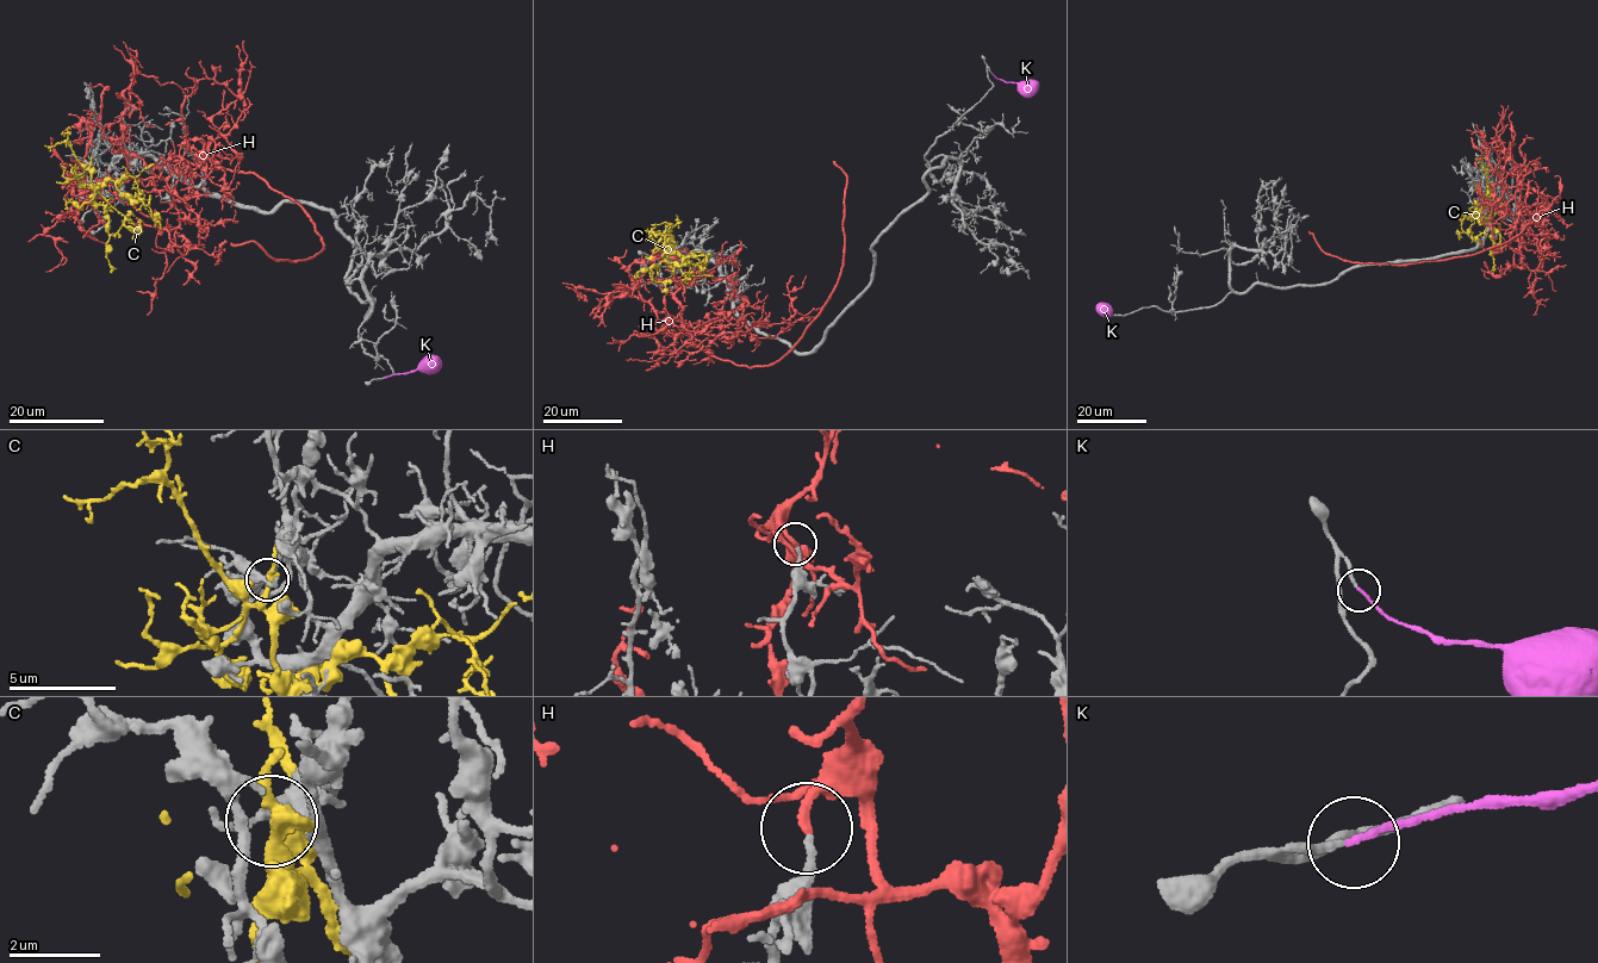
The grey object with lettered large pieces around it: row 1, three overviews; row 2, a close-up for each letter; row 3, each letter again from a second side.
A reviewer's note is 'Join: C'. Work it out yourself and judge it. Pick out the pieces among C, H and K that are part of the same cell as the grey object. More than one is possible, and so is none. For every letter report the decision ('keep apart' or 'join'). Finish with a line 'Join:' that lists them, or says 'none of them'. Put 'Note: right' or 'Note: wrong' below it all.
C: keep apart
H: keep apart
K: join
Join: K
Note: wrong

